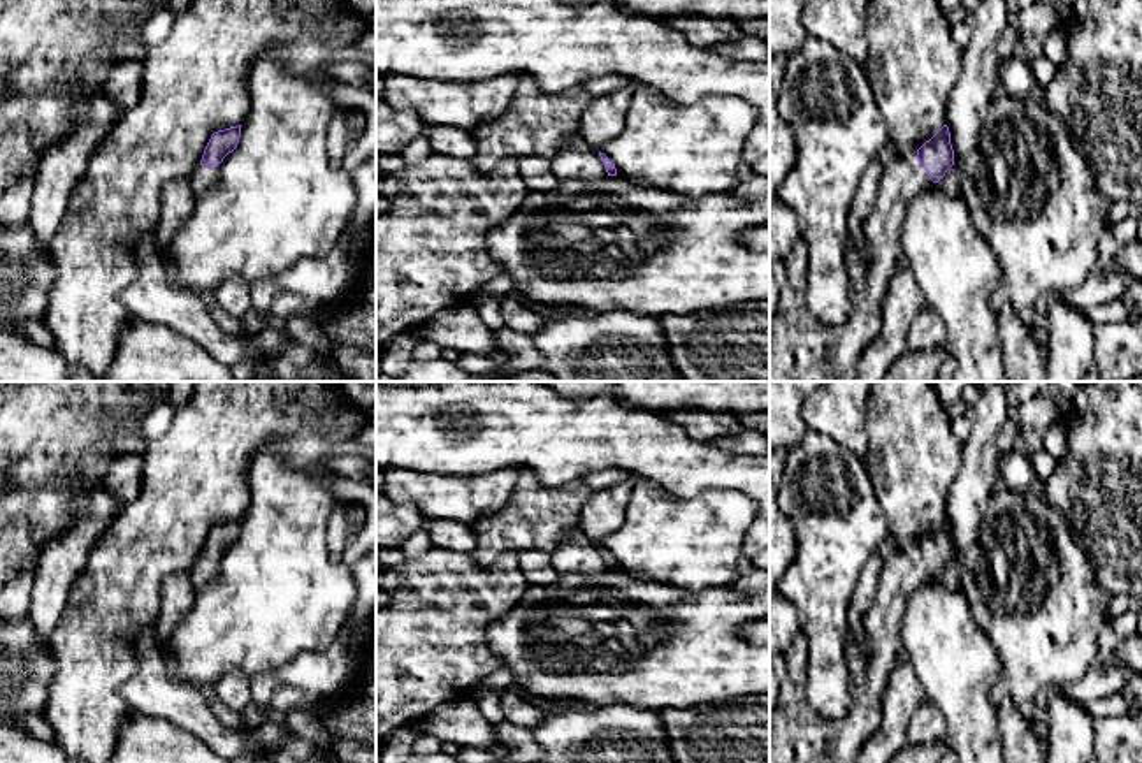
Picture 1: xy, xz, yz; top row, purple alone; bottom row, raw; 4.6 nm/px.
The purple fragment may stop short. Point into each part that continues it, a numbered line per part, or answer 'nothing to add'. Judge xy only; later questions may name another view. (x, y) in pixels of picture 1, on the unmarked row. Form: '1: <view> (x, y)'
1: xy (202, 572)

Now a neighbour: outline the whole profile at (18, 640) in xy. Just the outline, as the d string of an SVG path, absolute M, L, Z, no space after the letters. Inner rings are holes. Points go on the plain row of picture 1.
M30 614L16 621L0 617L0 719L21 726L28 714L42 716L53 677L54 663L47 642L35 635Z

